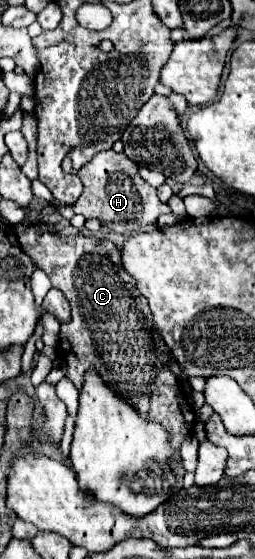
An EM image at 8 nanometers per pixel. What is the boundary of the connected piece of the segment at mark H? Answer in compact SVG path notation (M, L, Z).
M113 150L99 152L89 164L79 170L79 178L85 190L77 204L73 204L75 214L85 216L87 220L97 218L103 226L123 236L131 236L143 226L155 224L161 214L171 212L169 206L157 198L157 190L139 176L139 168L127 156Z

